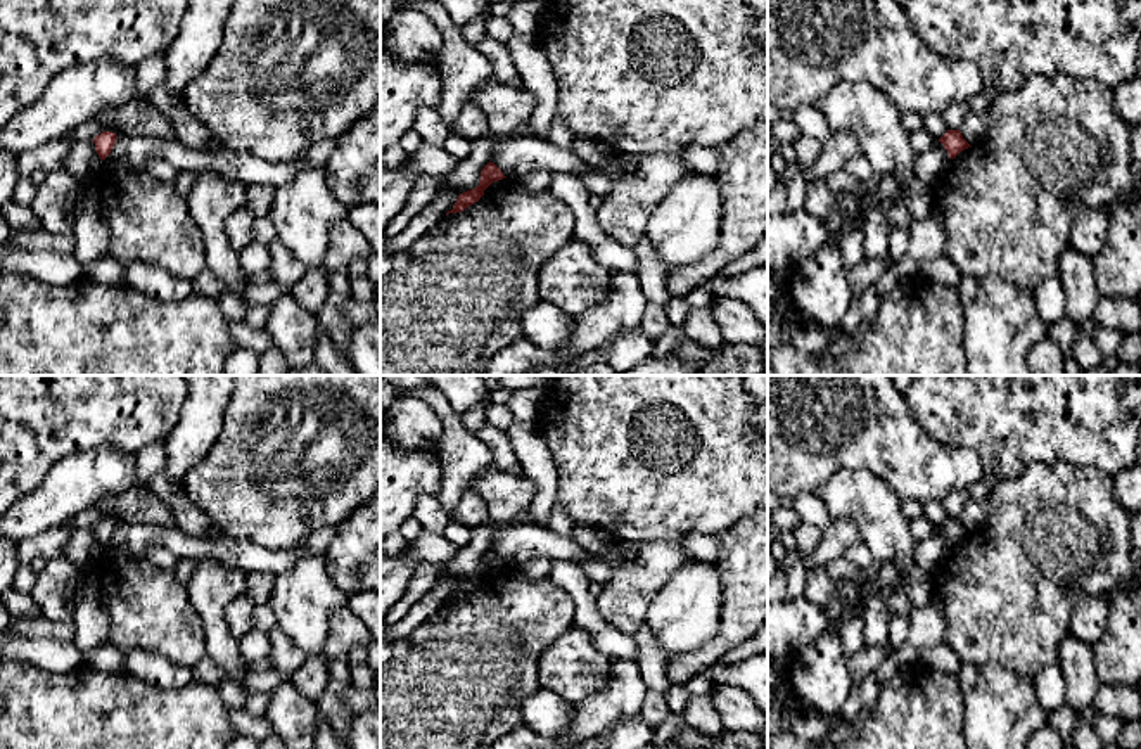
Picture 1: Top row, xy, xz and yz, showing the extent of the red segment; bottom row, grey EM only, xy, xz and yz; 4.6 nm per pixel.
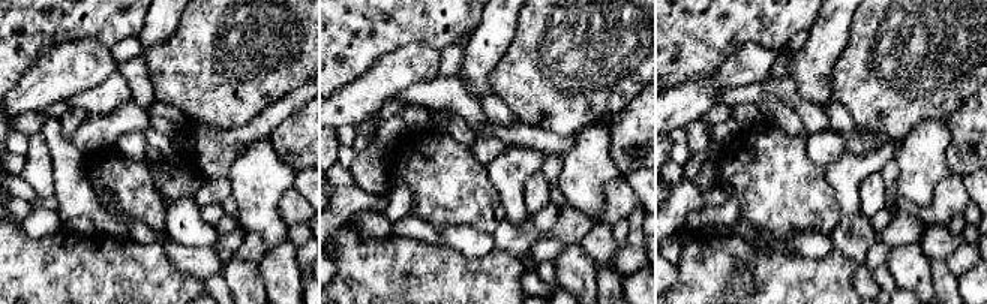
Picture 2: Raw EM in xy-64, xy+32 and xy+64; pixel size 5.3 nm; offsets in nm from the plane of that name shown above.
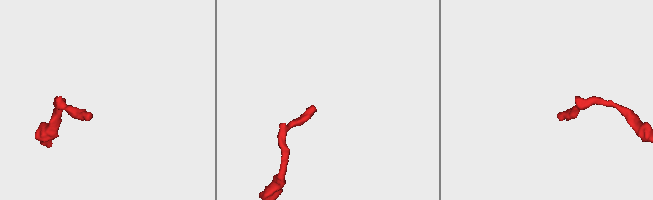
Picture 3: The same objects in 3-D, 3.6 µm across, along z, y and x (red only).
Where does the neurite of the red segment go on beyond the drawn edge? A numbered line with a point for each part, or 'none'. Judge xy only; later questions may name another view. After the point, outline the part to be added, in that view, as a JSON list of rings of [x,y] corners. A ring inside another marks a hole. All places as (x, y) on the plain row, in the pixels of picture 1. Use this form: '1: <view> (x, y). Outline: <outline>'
none

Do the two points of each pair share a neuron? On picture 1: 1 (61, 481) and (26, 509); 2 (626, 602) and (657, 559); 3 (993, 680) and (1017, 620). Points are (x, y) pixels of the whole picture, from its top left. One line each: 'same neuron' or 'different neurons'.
1: same neuron
2: same neuron
3: different neurons

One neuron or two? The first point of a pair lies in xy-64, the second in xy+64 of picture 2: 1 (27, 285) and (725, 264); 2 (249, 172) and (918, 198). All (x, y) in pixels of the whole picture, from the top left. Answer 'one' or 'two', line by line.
1: one
2: one

